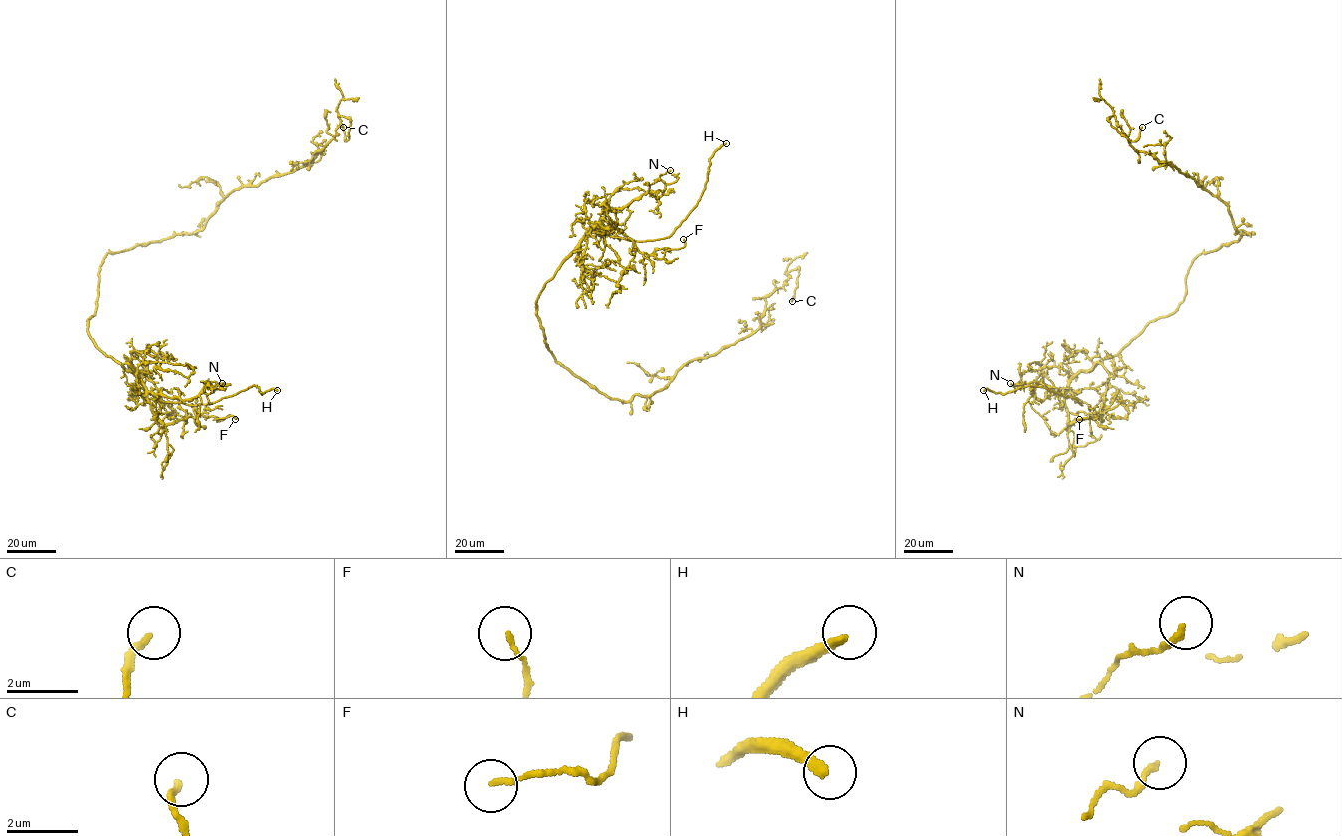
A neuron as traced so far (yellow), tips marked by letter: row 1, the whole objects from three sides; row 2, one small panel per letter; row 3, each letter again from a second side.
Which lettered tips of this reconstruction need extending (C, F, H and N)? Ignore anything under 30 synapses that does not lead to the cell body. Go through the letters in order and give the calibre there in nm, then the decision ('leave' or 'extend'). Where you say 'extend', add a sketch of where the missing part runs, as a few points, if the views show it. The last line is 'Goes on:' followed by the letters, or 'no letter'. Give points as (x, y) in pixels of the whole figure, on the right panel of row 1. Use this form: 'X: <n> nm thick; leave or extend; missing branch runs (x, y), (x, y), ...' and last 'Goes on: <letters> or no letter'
C: 190 nm thick; leave
F: 110 nm thick; leave
H: 280 nm thick; extend; missing branch runs (983, 390), (980, 395), (959, 403), (942, 401), (935, 391)
N: 160 nm thick; leave
Goes on: H

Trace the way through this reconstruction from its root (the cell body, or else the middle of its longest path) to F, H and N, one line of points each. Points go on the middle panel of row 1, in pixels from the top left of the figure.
F: (555, 360), (536, 299), (595, 224), (618, 228), (640, 252), (659, 259), (683, 248), (683, 239)
H: (555, 360), (536, 299), (561, 262), (592, 227), (634, 241), (668, 237), (696, 204), (710, 157), (726, 143)
N: (555, 360), (536, 314), (544, 285), (610, 210), (647, 192), (658, 198), (665, 188), (660, 176), (670, 170)

